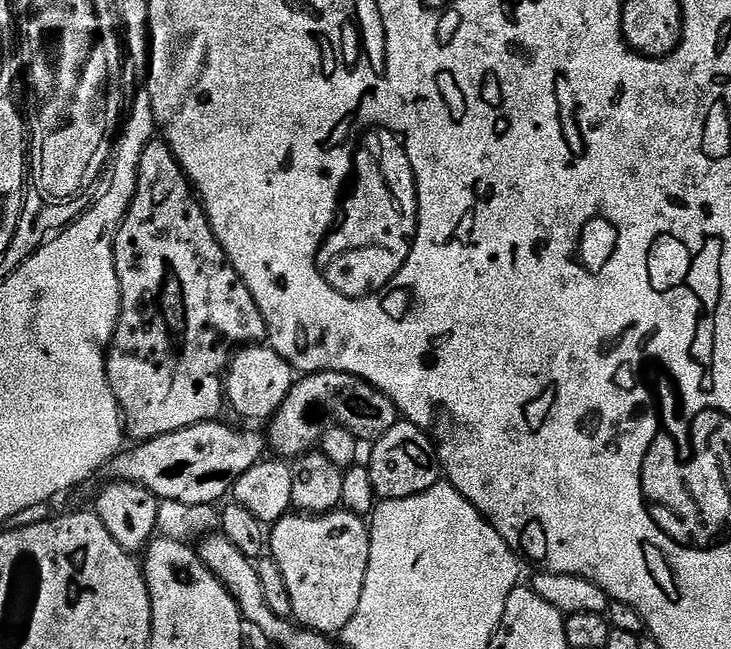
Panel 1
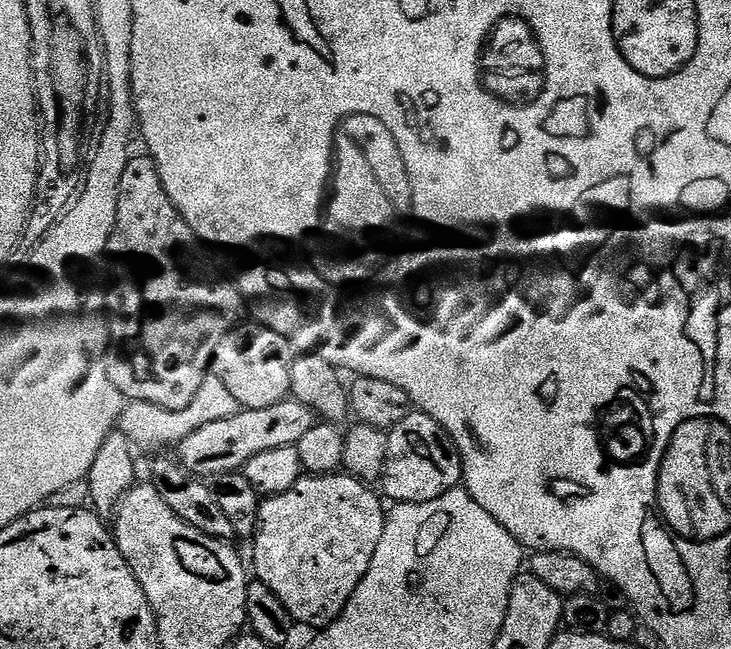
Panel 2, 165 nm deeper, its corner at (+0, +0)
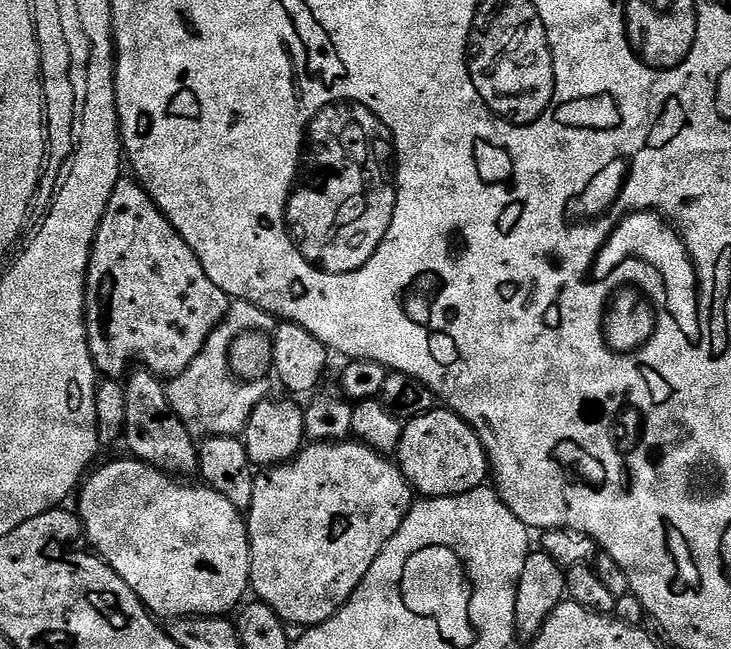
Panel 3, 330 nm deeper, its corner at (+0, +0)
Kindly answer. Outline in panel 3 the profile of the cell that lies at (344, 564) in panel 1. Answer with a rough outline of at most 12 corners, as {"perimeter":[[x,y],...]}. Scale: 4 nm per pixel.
{"perimeter":[[349,438],[263,469],[250,588],[326,622],[414,489]]}

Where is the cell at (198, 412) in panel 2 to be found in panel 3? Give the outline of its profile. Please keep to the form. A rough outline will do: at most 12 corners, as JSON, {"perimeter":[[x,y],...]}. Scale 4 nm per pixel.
{"perimeter":[[232,300],[196,364],[167,381],[168,401],[193,437],[240,436],[269,399],[264,382],[232,372],[244,332],[274,318]]}

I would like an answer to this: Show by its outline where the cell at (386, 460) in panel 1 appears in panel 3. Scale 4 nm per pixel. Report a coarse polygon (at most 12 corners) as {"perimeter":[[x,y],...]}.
{"perimeter":[[437,406],[404,424],[394,453],[421,497],[485,487],[488,455]]}

